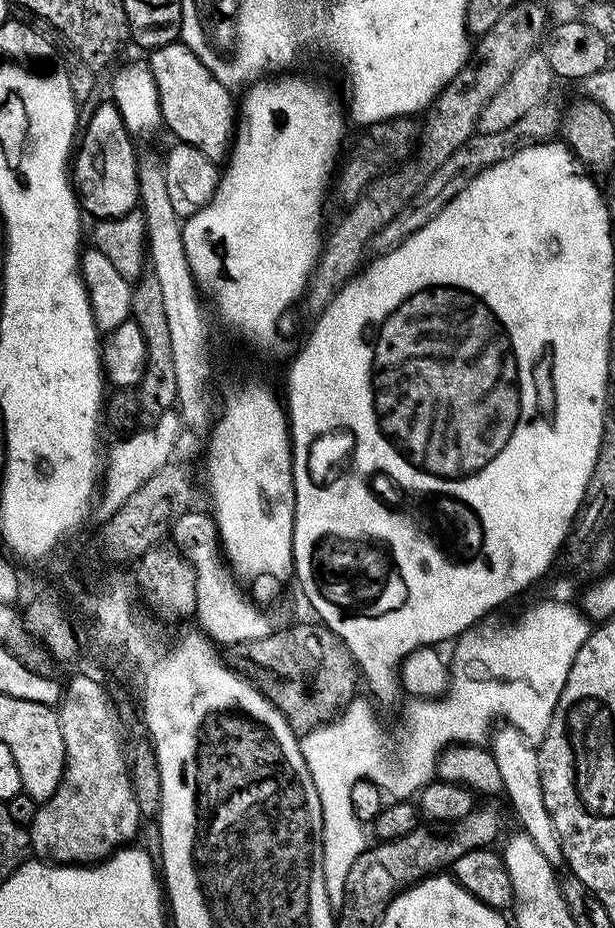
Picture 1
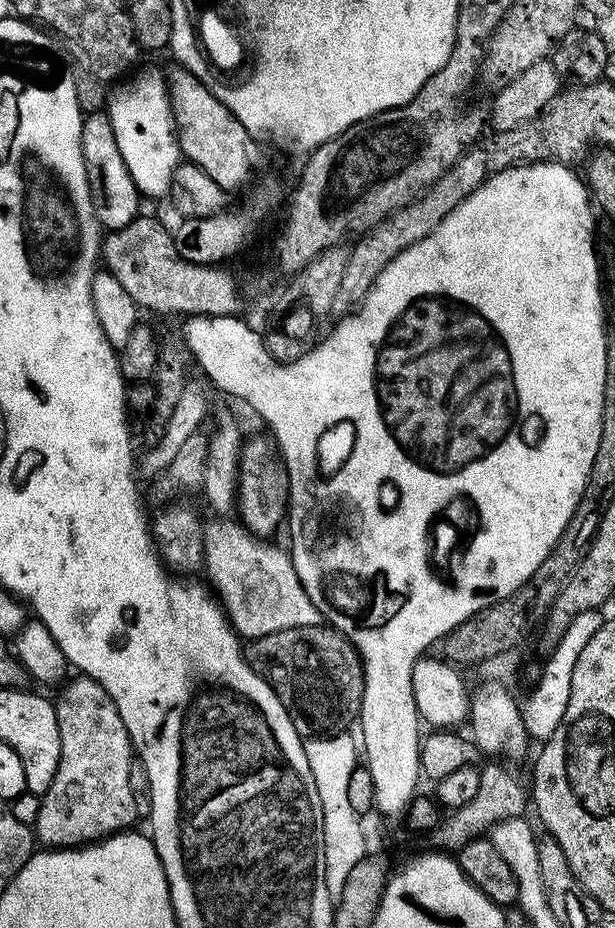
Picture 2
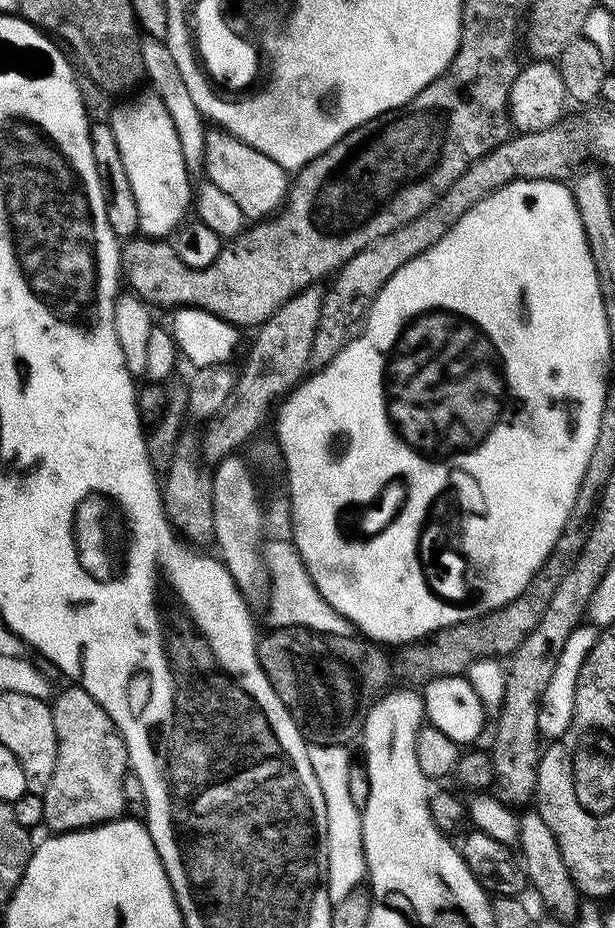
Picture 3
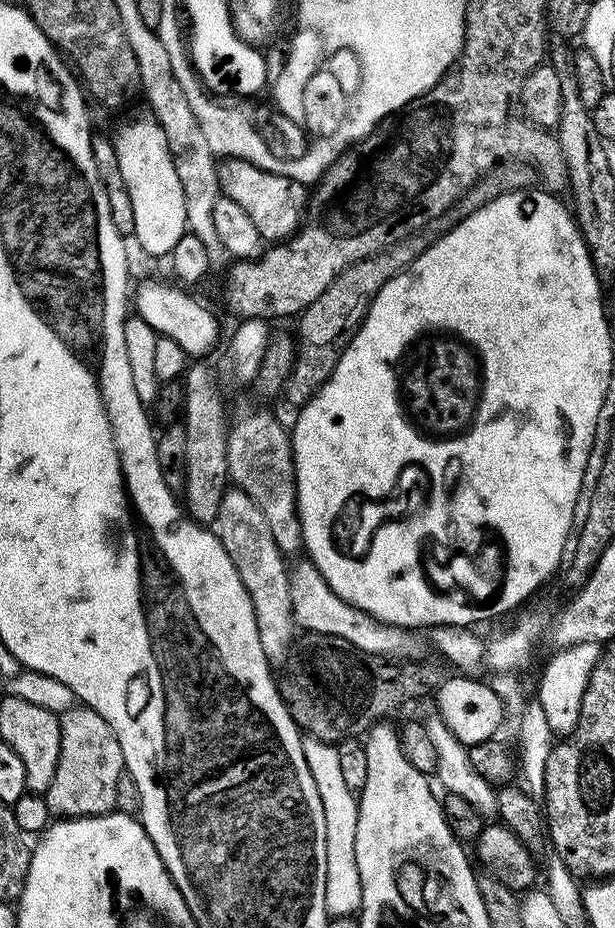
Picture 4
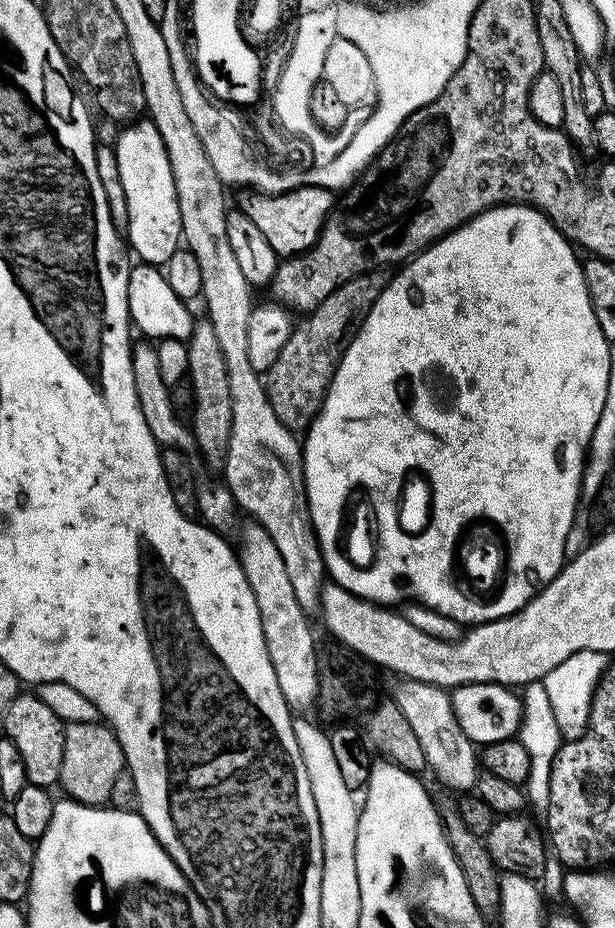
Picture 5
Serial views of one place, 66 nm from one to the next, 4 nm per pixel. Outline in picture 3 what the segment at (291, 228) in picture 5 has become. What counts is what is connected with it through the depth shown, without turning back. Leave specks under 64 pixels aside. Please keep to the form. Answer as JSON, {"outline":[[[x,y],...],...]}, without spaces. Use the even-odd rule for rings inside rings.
{"outline":[[[212,130],[204,138],[204,163],[207,183],[218,186],[242,210],[245,221],[259,222],[271,217],[283,205],[290,187],[289,173],[274,158],[242,142],[231,132]]]}

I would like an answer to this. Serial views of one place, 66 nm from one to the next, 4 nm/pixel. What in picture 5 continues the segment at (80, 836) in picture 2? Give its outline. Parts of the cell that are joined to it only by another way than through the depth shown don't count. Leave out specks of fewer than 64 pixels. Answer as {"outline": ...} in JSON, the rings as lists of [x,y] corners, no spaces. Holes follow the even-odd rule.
{"outline":[[[90,721],[65,723],[62,770],[58,784],[59,787],[64,787],[63,795],[67,799],[93,806],[107,805],[110,801],[110,790],[114,790],[114,781],[125,770],[122,746],[115,732],[106,724]]]}

